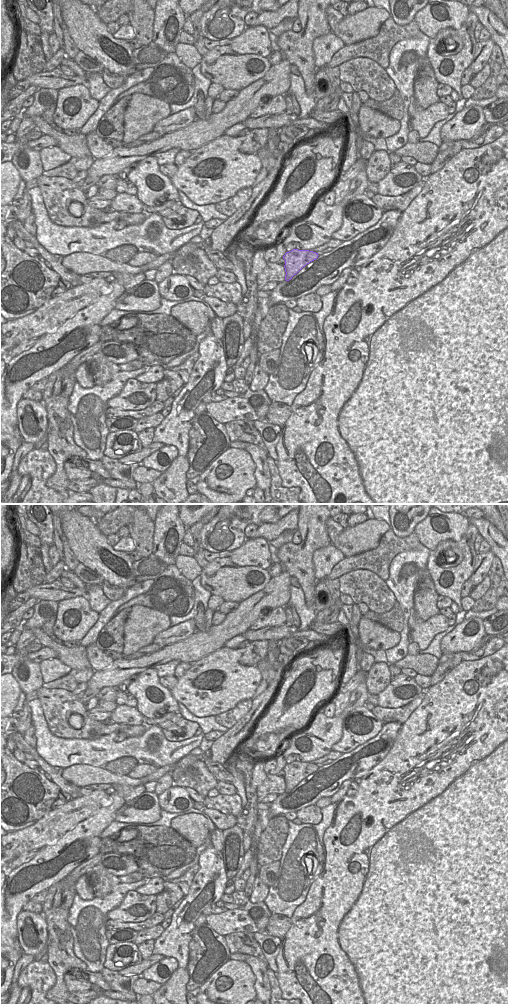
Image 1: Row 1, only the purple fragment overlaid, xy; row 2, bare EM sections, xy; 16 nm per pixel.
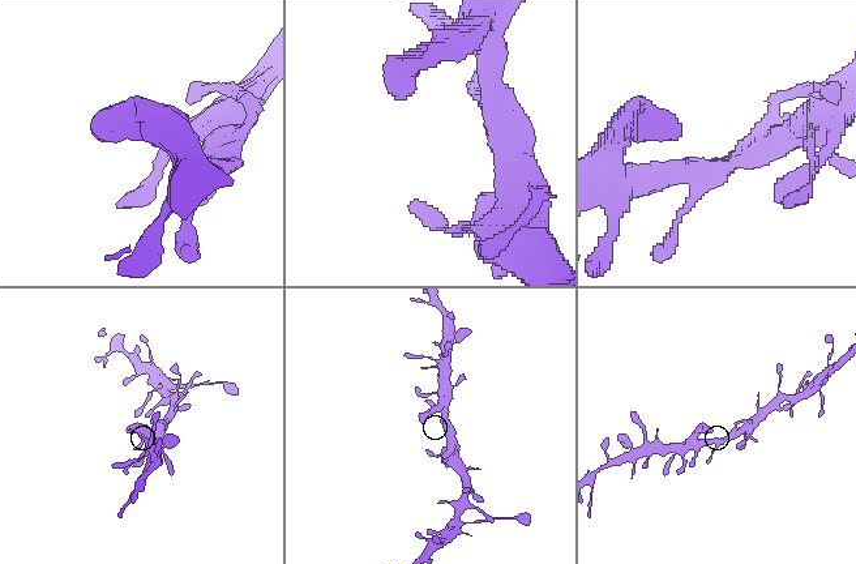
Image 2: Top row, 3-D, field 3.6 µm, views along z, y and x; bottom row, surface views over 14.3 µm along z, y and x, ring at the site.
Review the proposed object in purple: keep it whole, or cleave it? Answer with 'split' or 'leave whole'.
leave whole

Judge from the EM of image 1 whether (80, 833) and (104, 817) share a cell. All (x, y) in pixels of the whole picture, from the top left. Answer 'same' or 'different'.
same

